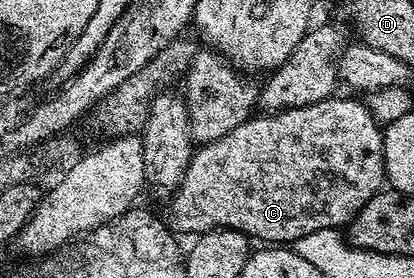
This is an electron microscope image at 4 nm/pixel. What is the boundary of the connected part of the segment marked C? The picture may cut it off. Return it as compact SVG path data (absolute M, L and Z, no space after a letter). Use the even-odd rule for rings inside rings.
M329 98L323 100L322 102L314 102L310 106L305 108L291 108L285 112L273 112L271 114L256 114L253 115L246 122L242 122L234 130L230 130L230 134L226 134L222 138L218 138L214 142L209 144L199 145L193 151L189 162L186 174L182 179L180 179L180 184L171 193L170 199L172 199L172 220L170 219L170 224L177 233L180 232L192 232L191 234L199 234L201 232L213 232L215 228L233 228L236 232L242 232L245 236L249 238L255 238L264 240L260 242L267 242L272 246L292 246L295 245L298 238L306 238L306 234L314 234L314 230L330 230L331 228L340 230L345 226L351 224L352 220L358 214L358 210L362 210L362 206L366 206L366 202L370 202L370 198L374 198L374 194L378 194L385 187L386 177L384 175L384 134L382 131L382 125L380 121L374 118L374 114L368 109L367 103L363 99L360 100L336 100L337 98Z

